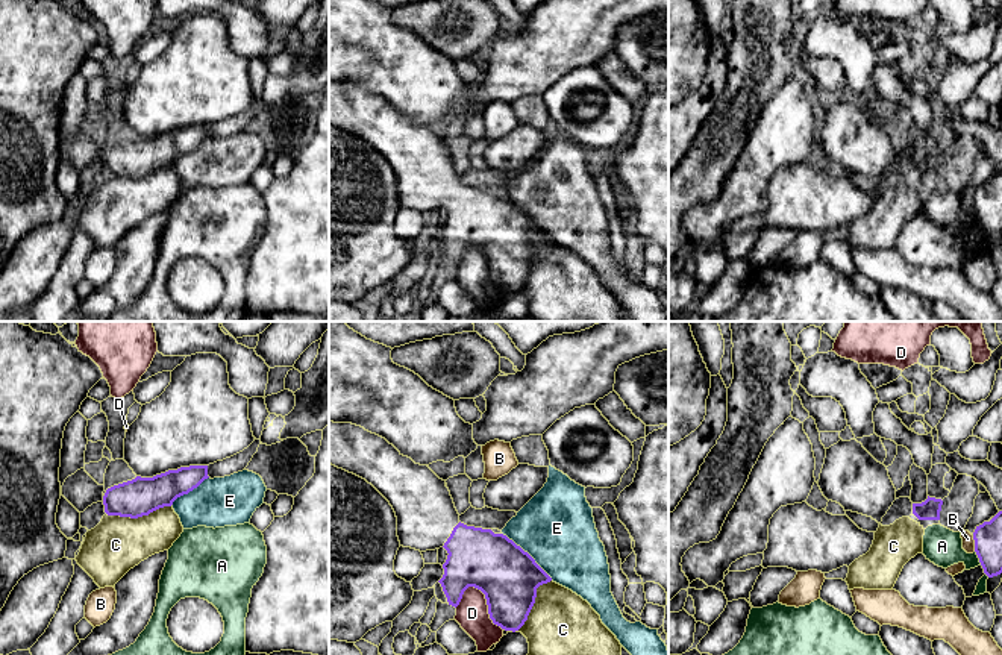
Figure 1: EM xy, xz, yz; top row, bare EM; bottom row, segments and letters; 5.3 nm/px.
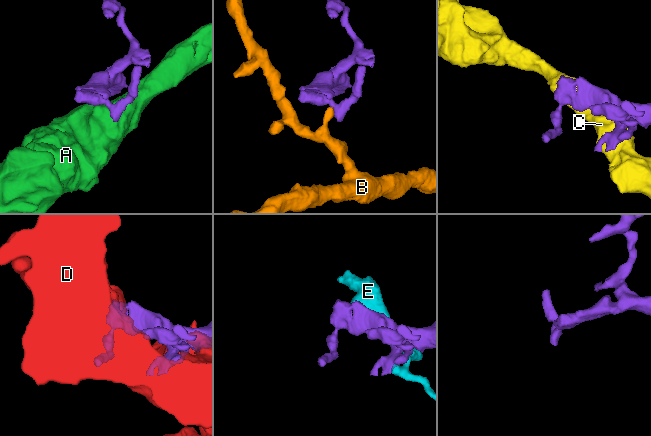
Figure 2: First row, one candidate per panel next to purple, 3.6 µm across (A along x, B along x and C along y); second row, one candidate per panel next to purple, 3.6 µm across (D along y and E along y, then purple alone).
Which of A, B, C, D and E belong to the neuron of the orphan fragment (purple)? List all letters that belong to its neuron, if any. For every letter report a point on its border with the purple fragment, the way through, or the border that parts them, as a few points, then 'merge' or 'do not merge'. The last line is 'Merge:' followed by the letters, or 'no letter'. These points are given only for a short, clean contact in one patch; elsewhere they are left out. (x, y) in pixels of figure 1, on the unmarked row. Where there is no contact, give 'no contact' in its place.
A: meets purple in yz at (978, 217); border along yz (975, 211), (981, 225); do not merge
B: meets purple in yz at (975, 203); border along yz (972, 196), (975, 211); do not merge
C: meets purple in xy at (138, 176); do not merge
D: meets purple in xz at (487, 264); do not merge
E: meets purple in xz at (528, 214); do not merge
Merge: no letter

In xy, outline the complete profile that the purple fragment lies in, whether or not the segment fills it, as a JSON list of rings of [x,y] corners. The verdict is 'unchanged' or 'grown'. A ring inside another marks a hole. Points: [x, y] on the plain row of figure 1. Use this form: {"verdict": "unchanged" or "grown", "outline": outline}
{"verdict": "grown", "outline": [[[189,126],[153,138],[136,136],[106,150],[80,129],[65,139],[61,153],[79,173],[102,162],[108,176],[138,179],[171,167],[208,138],[208,126]]]}

